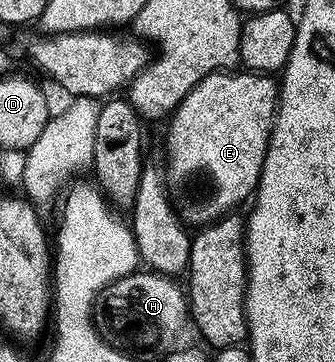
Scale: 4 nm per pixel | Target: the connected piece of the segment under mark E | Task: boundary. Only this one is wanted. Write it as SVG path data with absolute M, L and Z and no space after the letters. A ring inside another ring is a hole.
M220 71L211 73L201 79L185 95L183 102L170 114L171 126L167 129L167 157L165 156L165 188L171 198L171 203L179 214L180 221L188 227L206 227L228 216L243 200L250 198L259 188L259 176L265 163L265 151L271 138L271 128L275 125L275 109L279 105L279 81L274 76L250 71Z

